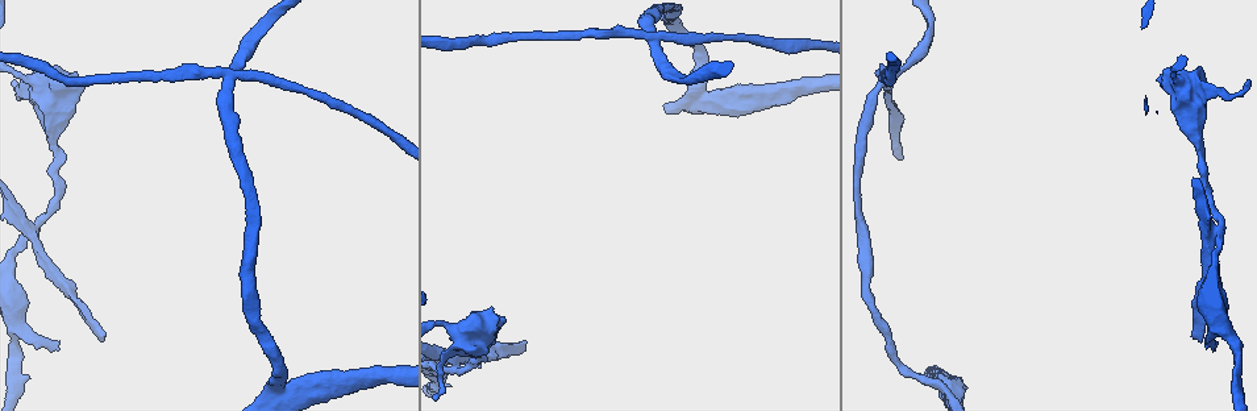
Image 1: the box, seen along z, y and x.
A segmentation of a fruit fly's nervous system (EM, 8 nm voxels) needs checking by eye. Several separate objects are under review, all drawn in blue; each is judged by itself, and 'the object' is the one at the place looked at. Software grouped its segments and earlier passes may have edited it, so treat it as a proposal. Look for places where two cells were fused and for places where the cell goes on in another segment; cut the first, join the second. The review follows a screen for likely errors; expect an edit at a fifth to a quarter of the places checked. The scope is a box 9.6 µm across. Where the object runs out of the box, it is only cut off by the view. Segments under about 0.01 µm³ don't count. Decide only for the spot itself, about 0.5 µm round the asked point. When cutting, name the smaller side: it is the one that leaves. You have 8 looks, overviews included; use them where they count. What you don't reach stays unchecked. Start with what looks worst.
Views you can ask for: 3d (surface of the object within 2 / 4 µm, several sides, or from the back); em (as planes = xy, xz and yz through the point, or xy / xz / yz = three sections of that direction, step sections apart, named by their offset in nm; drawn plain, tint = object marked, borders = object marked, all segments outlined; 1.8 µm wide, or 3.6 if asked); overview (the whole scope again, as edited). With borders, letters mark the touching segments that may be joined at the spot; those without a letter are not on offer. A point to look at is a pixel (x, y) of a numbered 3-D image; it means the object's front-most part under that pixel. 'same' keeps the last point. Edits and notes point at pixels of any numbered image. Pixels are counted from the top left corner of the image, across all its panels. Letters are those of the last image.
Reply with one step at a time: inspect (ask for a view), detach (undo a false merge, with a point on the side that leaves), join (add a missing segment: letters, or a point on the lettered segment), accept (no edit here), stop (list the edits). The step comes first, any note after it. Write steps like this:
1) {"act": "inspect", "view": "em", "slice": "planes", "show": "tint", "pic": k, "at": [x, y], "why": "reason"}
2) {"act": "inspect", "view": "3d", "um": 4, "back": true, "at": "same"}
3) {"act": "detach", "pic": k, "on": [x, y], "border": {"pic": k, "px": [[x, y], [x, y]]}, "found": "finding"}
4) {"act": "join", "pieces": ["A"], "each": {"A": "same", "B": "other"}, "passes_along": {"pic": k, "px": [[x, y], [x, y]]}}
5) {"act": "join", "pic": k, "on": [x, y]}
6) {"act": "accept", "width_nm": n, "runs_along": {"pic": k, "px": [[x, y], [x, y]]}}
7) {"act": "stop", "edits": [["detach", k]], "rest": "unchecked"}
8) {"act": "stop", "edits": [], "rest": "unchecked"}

{"act": "inspect", "view": "em", "slice": "yz", "step": 8, "show": "tint", "pic": 1, "at": [454, 371], "why": "four-way junction"}

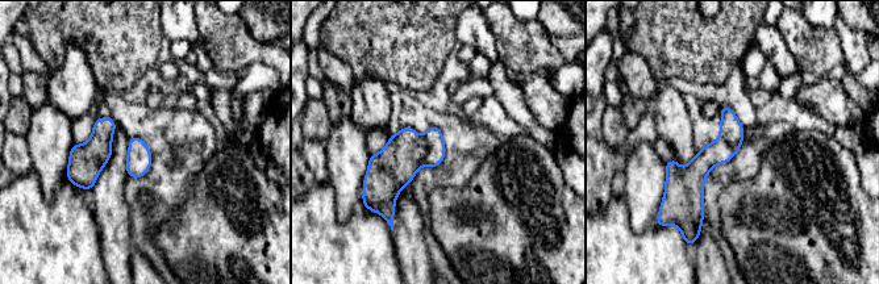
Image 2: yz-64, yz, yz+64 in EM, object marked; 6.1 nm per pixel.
{"act": "inspect", "view": "em", "slice": "xy", "step": 8, "show": "borders", "at": "same", "why": "cut it another way"}

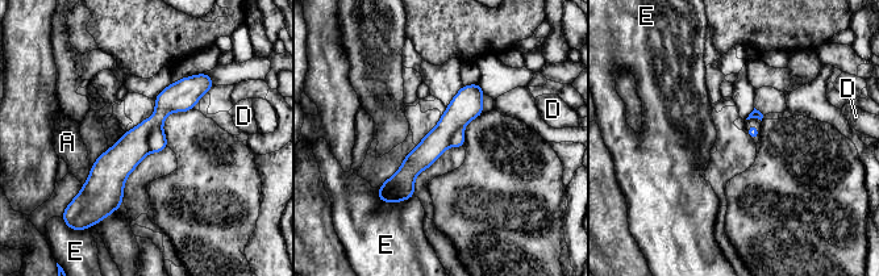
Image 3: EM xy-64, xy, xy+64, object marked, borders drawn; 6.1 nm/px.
{"act": "detach", "pic": 3, "on": [157, 141], "each": {"A": "other", "D": "other", "E": "other"}, "border": {"pic": 3, "px": [[161, 126], [149, 137], [149, 151]]}, "found": "a second cell is stuck on"}

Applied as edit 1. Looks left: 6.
{"act": "inspect", "view": "overview", "why": "see it whole again"}

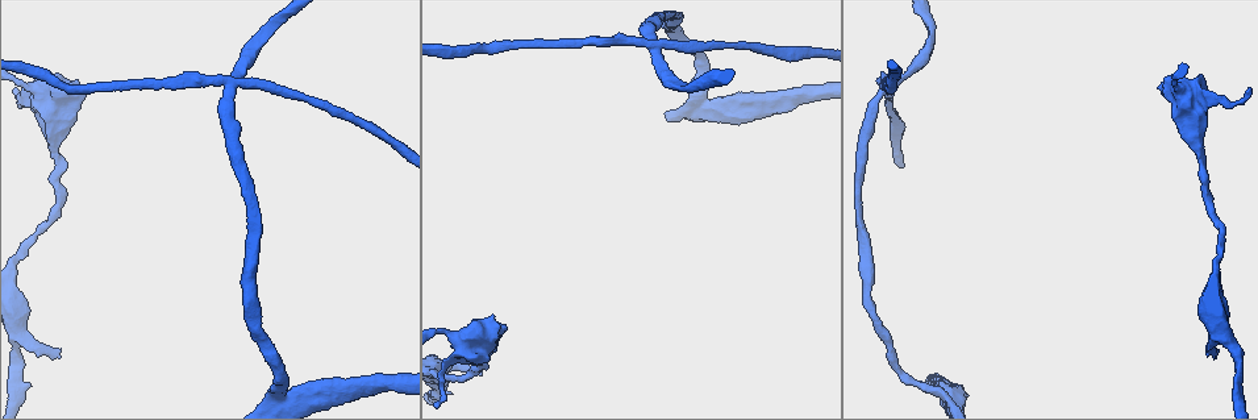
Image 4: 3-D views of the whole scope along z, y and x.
{"act": "inspect", "view": "em", "slice": "planes", "show": "borders", "pic": 4, "at": [228, 87], "why": "four or more arms meet"}

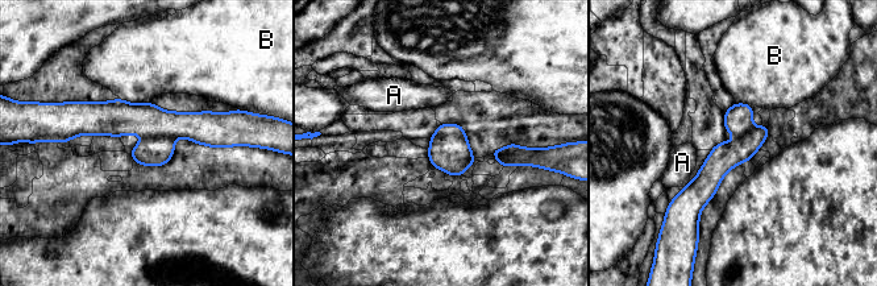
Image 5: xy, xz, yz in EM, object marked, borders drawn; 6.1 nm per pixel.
{"act": "detach", "pic": 5, "on": [148, 120], "each": {"A": "other", "B": "other"}, "border": {"pic": 5, "px": [[146, 136], [169, 136], [174, 139]]}, "found": "two cells meet here"}

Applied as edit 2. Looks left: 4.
{"act": "inspect", "view": "em", "um": 3.6, "slice": "yz", "step": 4, "show": "plain", "pic": 4, "at": [1197, 94], "why": "a narrow waist"}

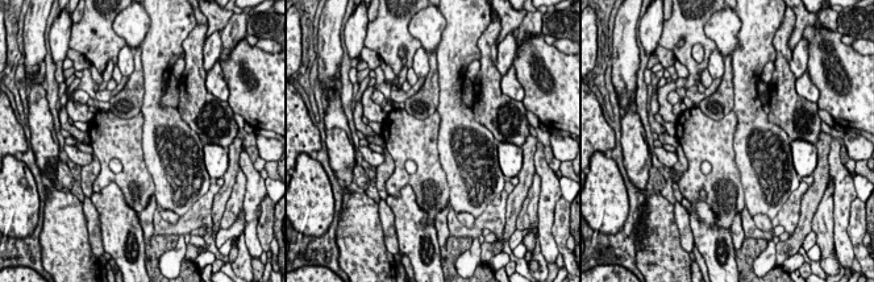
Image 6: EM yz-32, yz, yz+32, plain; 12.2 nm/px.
{"act": "inspect", "view": "em", "um": 3.6, "slice": "yz", "step": 4, "show": "tint", "at": "same"}

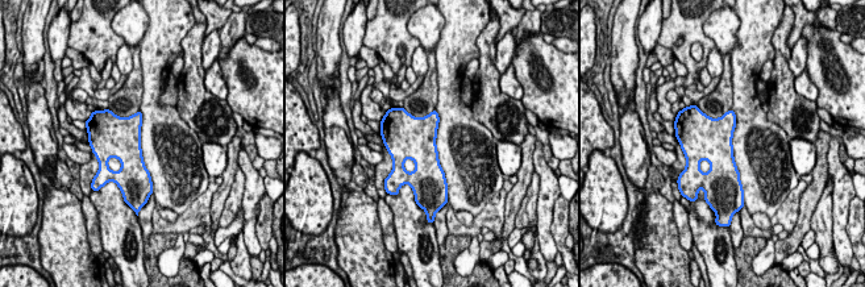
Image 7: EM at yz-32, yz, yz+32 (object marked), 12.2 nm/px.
{"act": "inspect", "view": "em", "um": 3.6, "slice": "yz", "step": 4, "show": "borders", "at": "same"}

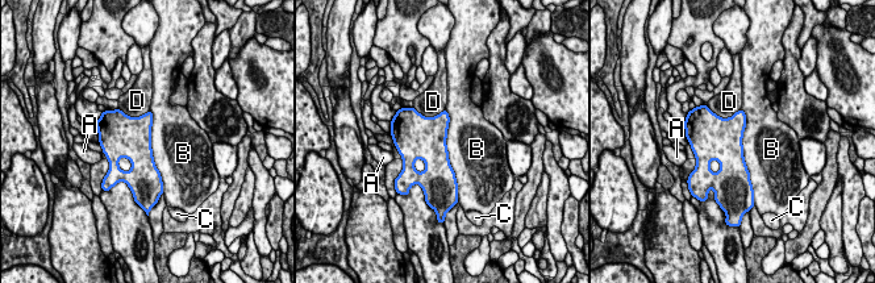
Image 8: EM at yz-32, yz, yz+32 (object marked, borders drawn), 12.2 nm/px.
{"act": "accept", "width_nm": 380, "each": {"A": "other", "B": "other", "C": "other", "D": "other"}, "border": {"pic": 8, "px": [[741, 108], [742, 157], [753, 186]]}, "found": "all the same cell"}

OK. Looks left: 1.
{"act": "stop", "edits": [["detach", 3], ["detach", 5]], "rest": "unchecked"}

